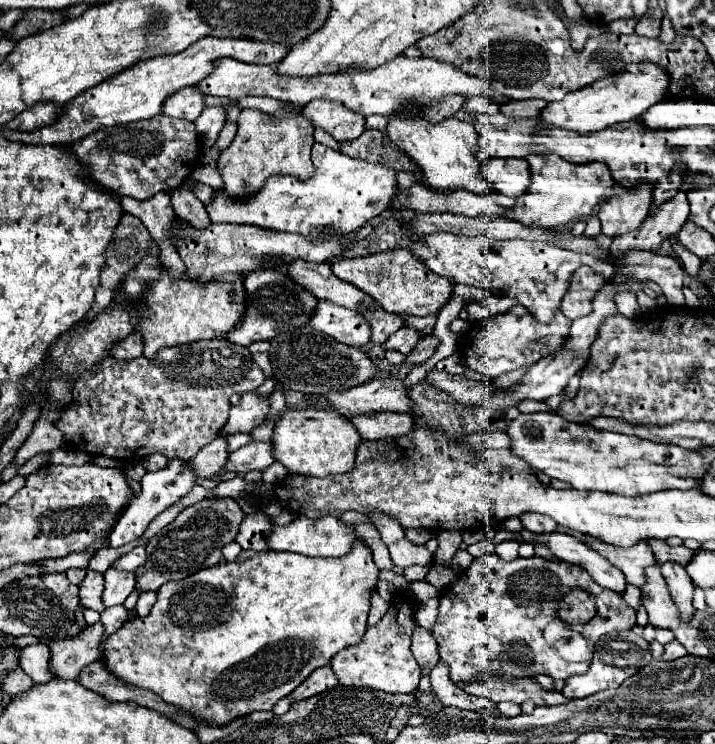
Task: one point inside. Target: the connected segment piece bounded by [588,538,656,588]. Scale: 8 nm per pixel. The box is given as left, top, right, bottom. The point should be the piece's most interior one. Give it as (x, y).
(632, 562)

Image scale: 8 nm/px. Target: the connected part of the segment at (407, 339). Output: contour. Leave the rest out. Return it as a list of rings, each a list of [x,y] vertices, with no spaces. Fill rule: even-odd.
[[[400,328],[398,332],[394,332],[386,342],[384,342],[384,348],[386,350],[398,350],[402,354],[408,354],[418,342],[418,332],[416,328]]]

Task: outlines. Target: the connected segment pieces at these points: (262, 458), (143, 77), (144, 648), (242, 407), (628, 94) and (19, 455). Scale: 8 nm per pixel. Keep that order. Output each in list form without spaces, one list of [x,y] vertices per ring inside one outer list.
[[[250,442],[244,448],[238,448],[228,458],[228,464],[222,468],[222,472],[248,472],[248,470],[264,470],[274,460],[272,456],[272,442]]]
[[[200,38],[196,44],[188,46],[180,54],[160,56],[152,60],[138,62],[136,66],[120,72],[120,76],[112,76],[102,84],[78,94],[74,100],[66,104],[64,114],[52,126],[34,130],[34,132],[6,132],[10,140],[18,140],[24,144],[44,144],[44,146],[60,146],[74,144],[76,140],[98,132],[102,128],[112,128],[116,124],[130,124],[136,120],[146,120],[162,114],[164,100],[178,92],[180,88],[194,86],[208,78],[214,72],[214,62],[222,58],[234,58],[246,64],[274,64],[280,62],[288,52],[286,42],[258,42],[246,38]]]
[[[356,544],[352,548],[352,552],[348,556],[342,556],[340,560],[320,560],[320,558],[308,558],[308,556],[296,556],[294,552],[254,552],[254,550],[242,550],[240,556],[234,562],[226,562],[224,566],[212,566],[212,568],[204,568],[180,582],[168,582],[162,584],[158,590],[158,600],[152,606],[150,614],[140,618],[134,616],[130,618],[118,632],[114,632],[112,636],[106,638],[104,642],[104,666],[108,668],[108,672],[112,672],[114,676],[118,676],[120,680],[134,684],[138,688],[146,688],[156,692],[164,702],[174,704],[176,708],[186,710],[192,716],[200,716],[204,720],[212,720],[214,724],[228,724],[236,718],[242,718],[254,710],[272,710],[274,704],[288,696],[296,686],[300,686],[316,668],[326,666],[330,662],[330,658],[348,648],[354,646],[362,640],[364,632],[366,632],[366,618],[368,618],[368,610],[370,610],[370,590],[376,586],[378,580],[378,568],[372,562],[372,552],[368,550],[368,546],[364,544]]]
[[[254,392],[242,394],[242,402],[230,408],[228,422],[222,428],[224,436],[234,436],[238,432],[252,432],[264,422],[268,414],[268,400],[260,400]]]
[[[628,64],[618,76],[598,80],[588,88],[568,94],[560,102],[550,102],[540,110],[540,126],[556,126],[570,132],[598,132],[618,122],[628,122],[642,116],[652,104],[658,104],[668,92],[668,74],[656,64]]]
[[[48,410],[36,424],[34,424],[34,430],[32,434],[26,438],[26,442],[18,448],[12,464],[16,466],[22,466],[26,464],[32,456],[40,454],[40,452],[50,452],[50,450],[56,450],[56,448],[62,448],[64,444],[68,444],[68,440],[64,438],[64,434],[54,428],[52,420],[56,420],[56,412]]]

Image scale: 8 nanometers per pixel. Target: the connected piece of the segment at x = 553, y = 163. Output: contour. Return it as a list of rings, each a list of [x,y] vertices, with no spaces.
[[[532,154],[526,158],[532,168],[532,184],[528,186],[526,194],[516,200],[514,210],[508,210],[506,216],[518,220],[528,226],[542,226],[542,228],[558,228],[566,222],[578,222],[588,218],[590,212],[602,204],[600,192],[600,176],[594,174],[592,164],[572,164],[566,160],[550,158],[546,162],[544,154]]]

